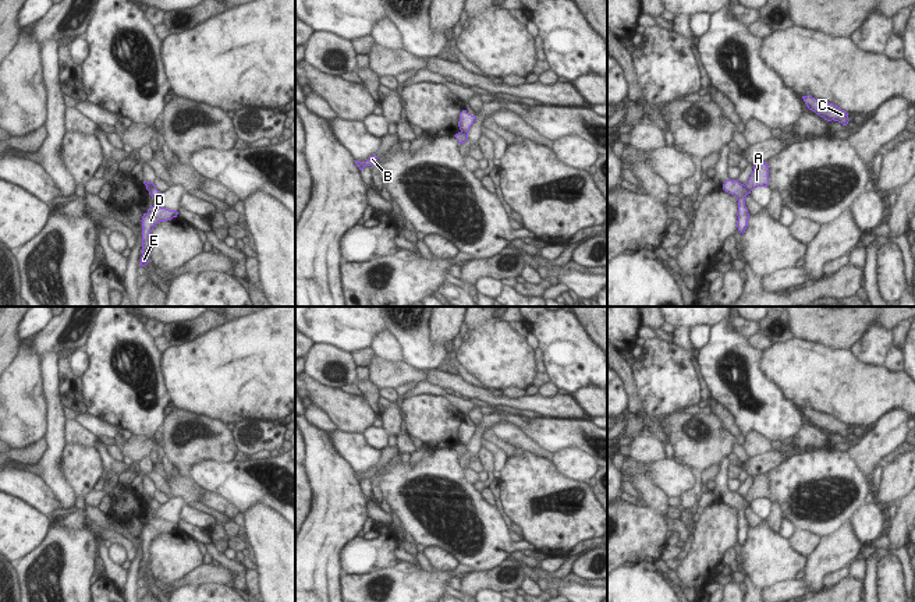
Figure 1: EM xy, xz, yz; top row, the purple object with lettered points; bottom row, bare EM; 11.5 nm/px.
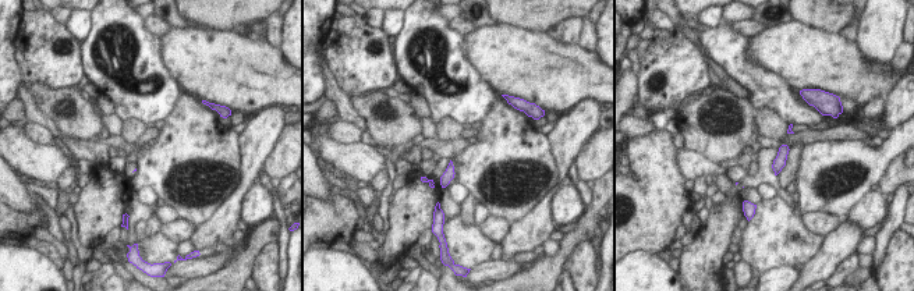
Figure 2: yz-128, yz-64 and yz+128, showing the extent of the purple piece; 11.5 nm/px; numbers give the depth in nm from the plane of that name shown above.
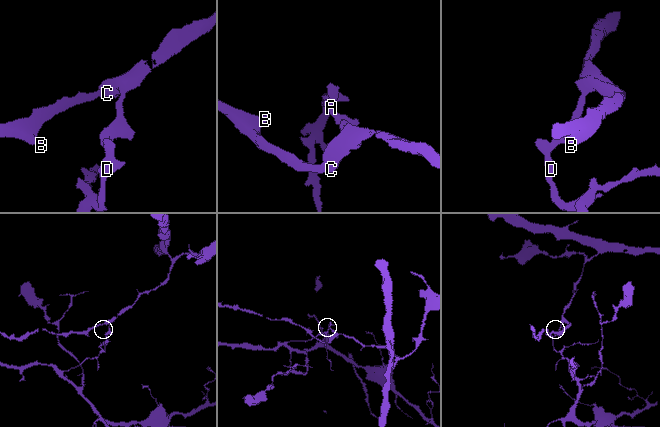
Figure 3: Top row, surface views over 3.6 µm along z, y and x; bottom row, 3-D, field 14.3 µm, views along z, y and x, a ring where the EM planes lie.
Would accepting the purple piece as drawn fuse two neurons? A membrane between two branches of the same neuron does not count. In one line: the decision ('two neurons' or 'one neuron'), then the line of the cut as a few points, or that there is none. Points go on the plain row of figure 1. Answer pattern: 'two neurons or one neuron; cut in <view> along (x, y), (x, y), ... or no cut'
two neurons; cut in yz along (744, 498), (749, 505)

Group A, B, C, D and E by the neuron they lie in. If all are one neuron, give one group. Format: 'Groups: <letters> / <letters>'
Groups: A B C / D E

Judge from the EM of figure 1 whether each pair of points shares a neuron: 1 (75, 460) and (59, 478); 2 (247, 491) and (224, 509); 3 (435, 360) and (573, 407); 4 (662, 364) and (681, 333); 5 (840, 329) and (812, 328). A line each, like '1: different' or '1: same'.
1: different
2: different
3: different
4: different
5: same

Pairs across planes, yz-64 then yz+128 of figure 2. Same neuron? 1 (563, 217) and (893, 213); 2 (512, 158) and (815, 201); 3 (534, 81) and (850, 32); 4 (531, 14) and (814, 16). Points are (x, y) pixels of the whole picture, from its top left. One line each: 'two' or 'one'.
1: two
2: one
3: two
4: one

